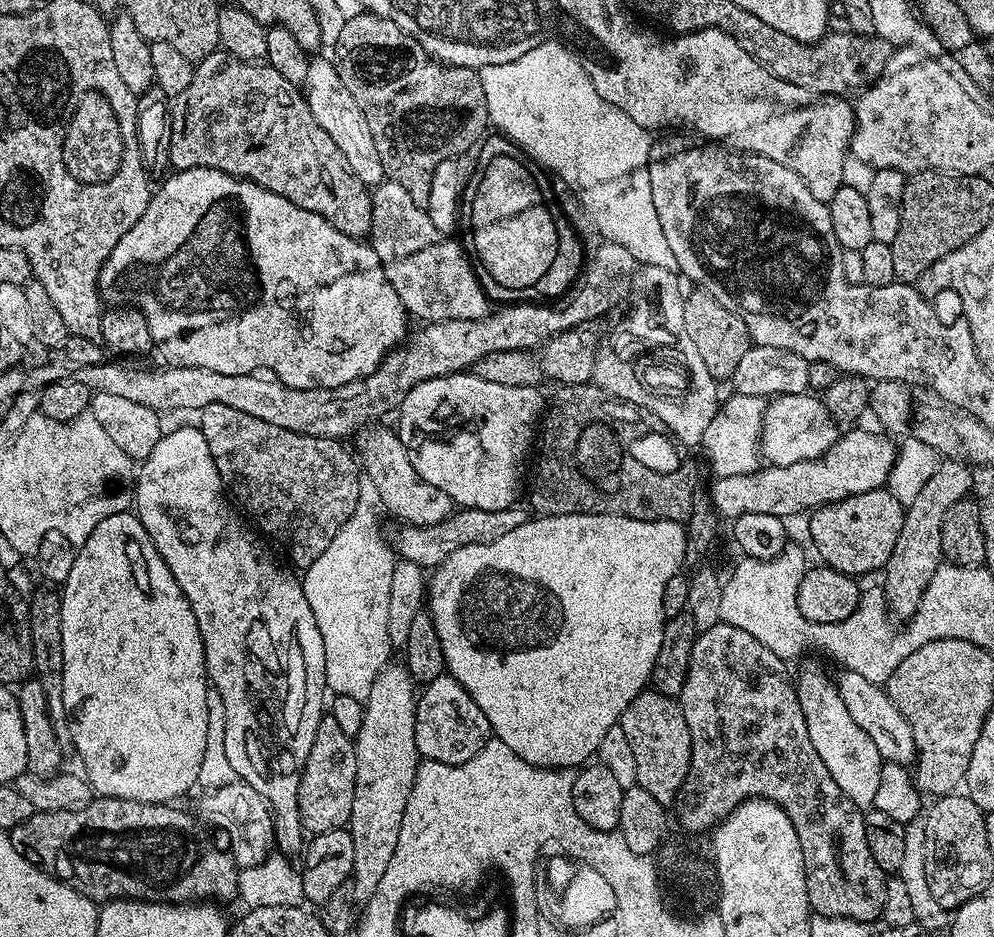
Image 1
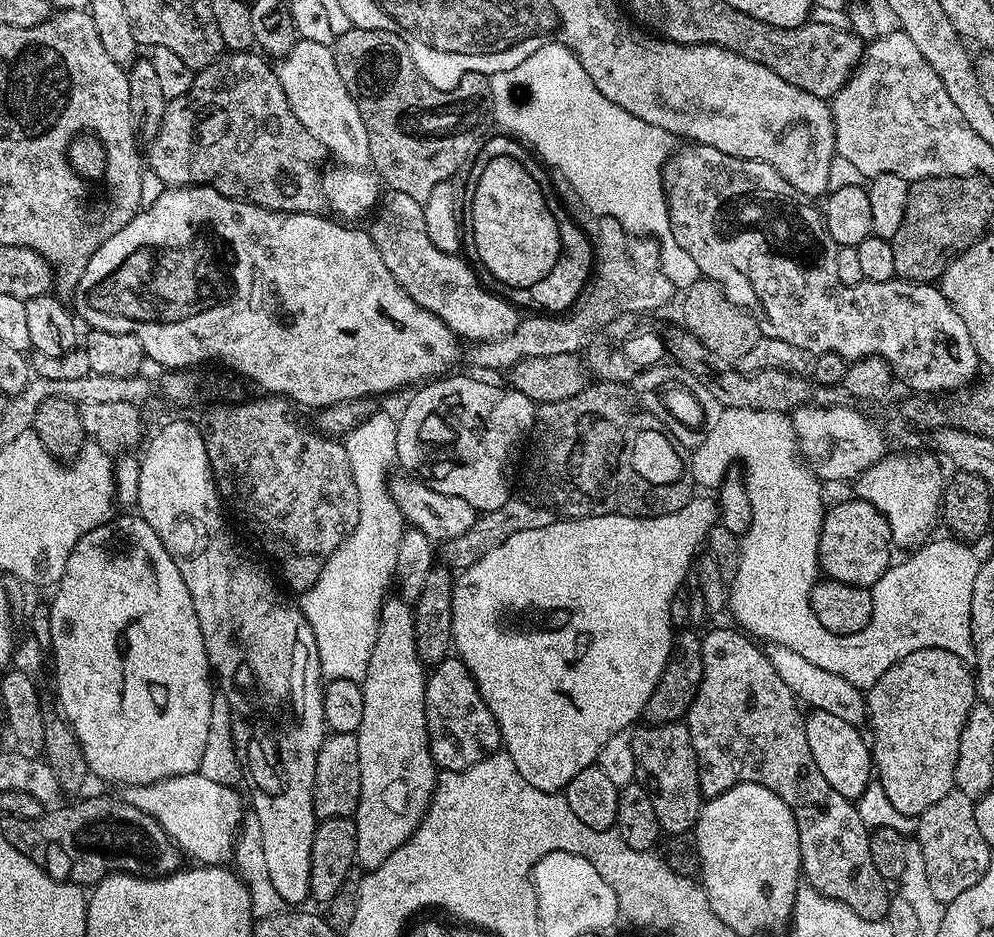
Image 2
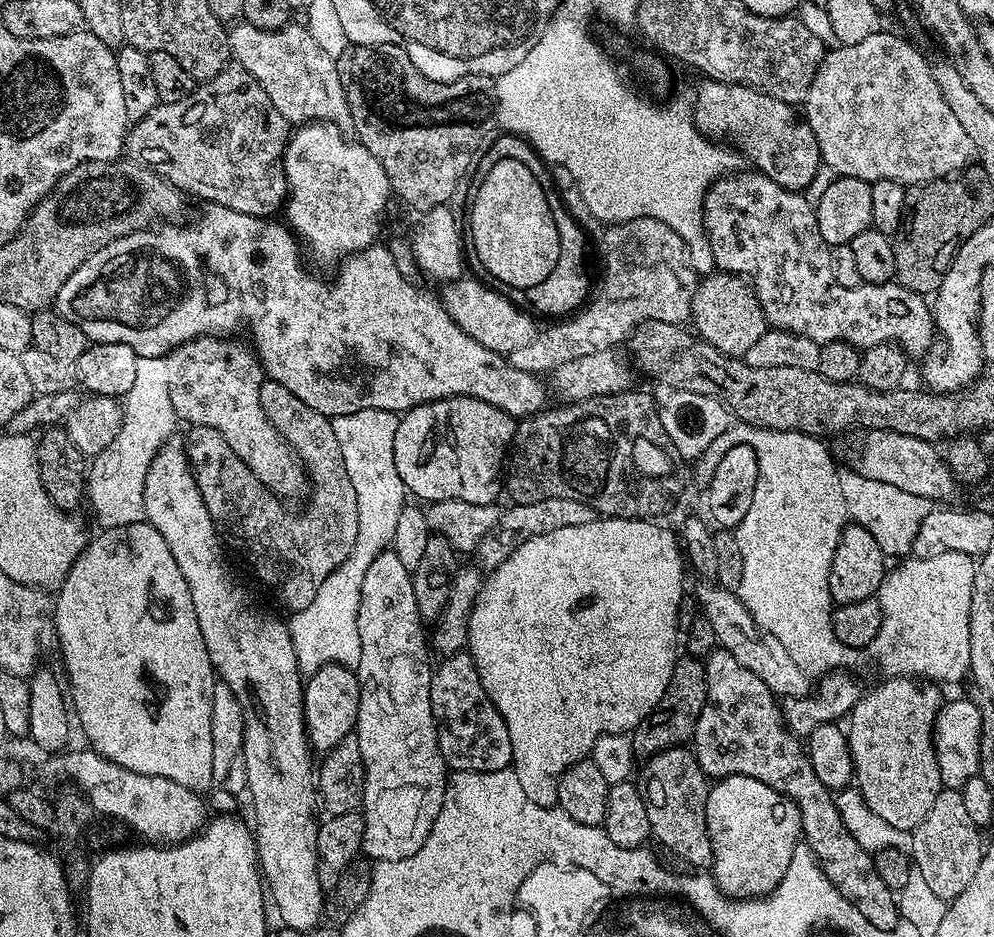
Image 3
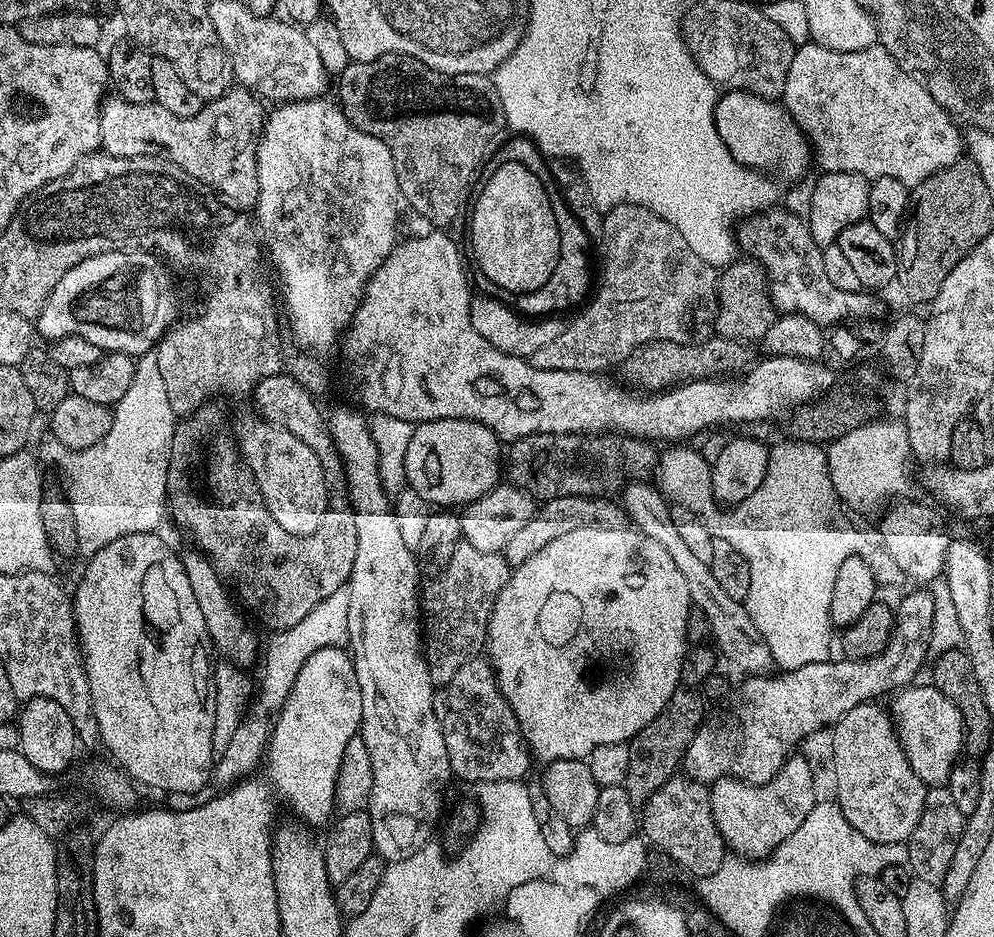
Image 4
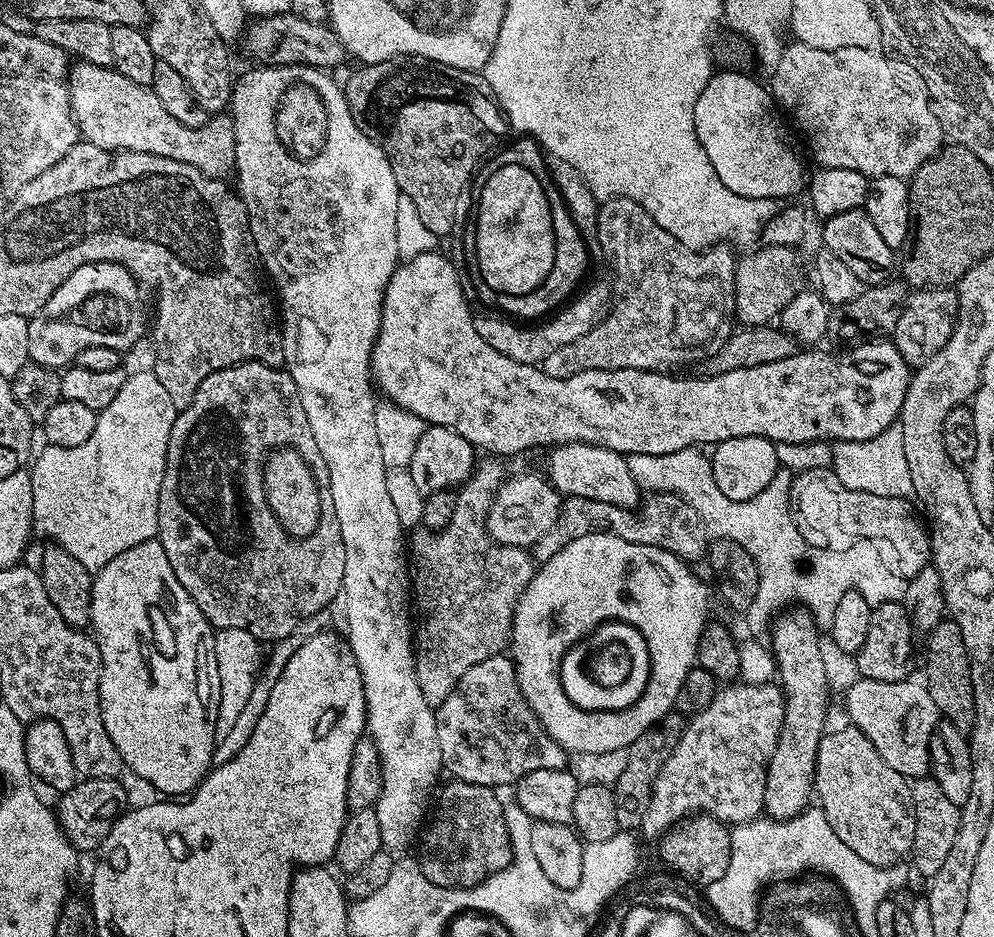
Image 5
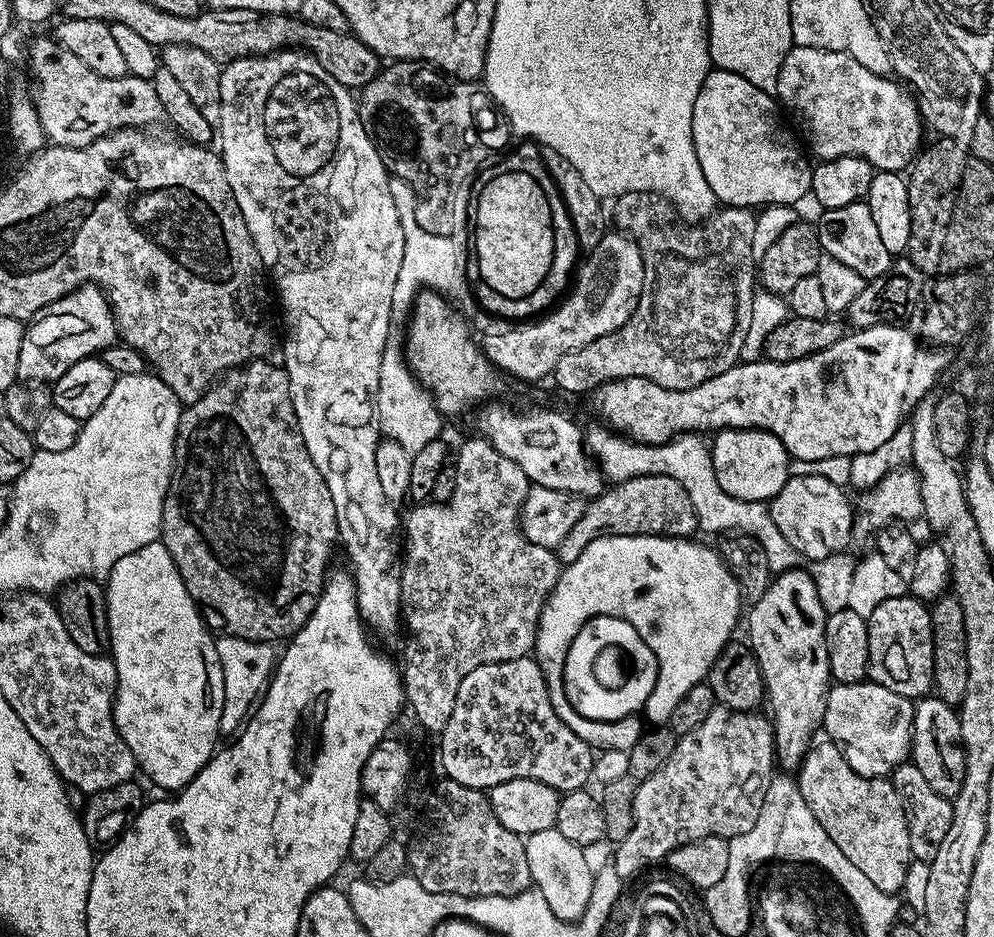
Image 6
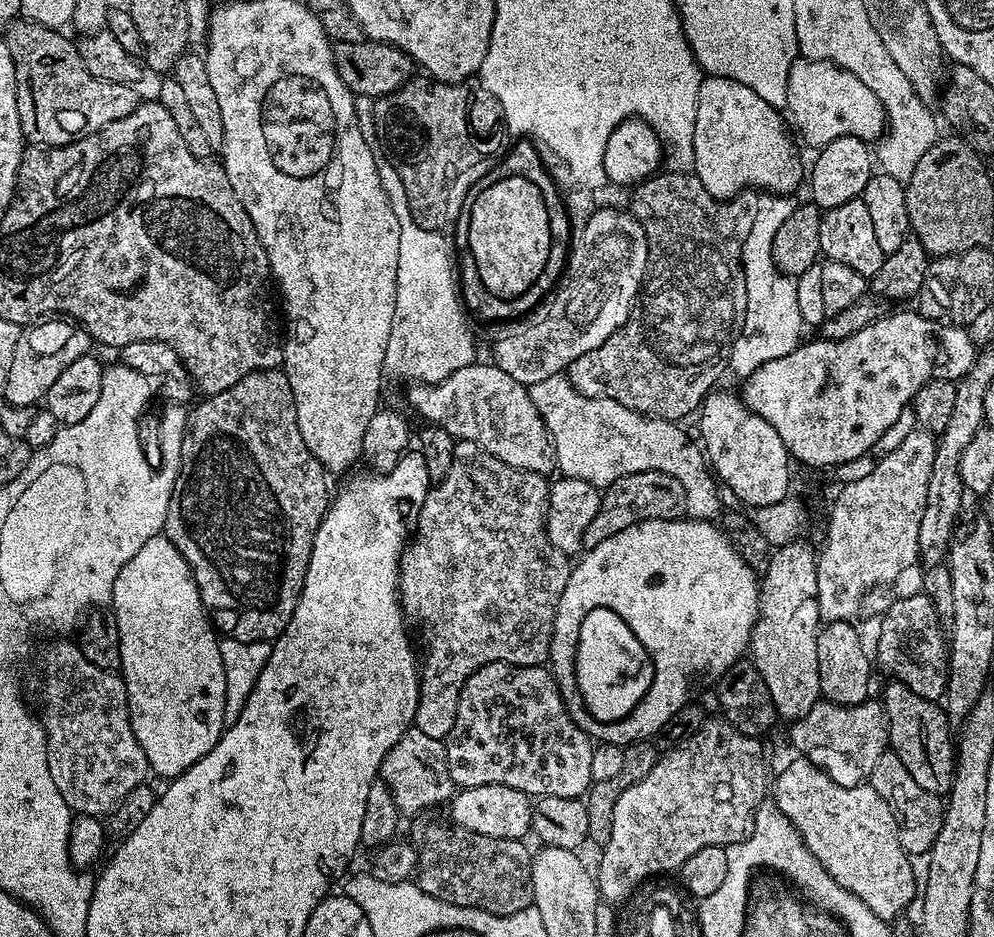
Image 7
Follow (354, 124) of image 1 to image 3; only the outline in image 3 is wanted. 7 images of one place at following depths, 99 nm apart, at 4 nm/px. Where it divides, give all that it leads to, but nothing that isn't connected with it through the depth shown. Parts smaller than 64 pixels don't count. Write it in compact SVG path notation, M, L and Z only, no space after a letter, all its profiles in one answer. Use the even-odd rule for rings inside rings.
M236 22L227 29L230 56L239 67L245 68L266 90L270 102L293 125L303 126L309 122L320 121L334 124L341 130L351 129L350 106L346 102L346 94L342 90L342 78L338 78L335 59L324 53L324 48L304 28L299 28L296 22L290 22L279 32L262 30L247 22Z

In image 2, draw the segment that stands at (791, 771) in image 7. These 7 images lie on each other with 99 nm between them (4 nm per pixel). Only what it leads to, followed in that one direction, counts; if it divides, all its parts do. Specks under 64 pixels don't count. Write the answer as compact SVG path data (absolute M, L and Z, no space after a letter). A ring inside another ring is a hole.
M927 648L926 650L914 650L914 654L906 654L906 658L902 658L894 666L890 666L890 670L886 670L886 674L882 674L882 678L878 678L878 682L874 682L874 686L867 689L866 703L868 705L868 720L872 724L872 736L870 732L870 747L872 749L872 763L874 765L875 775L880 780L880 788L884 791L884 796L888 799L888 804L896 812L901 812L904 816L912 816L918 818L926 810L930 810L930 806L934 806L934 802L938 802L938 798L946 798L946 794L953 791L956 779L954 778L954 770L958 762L958 746L962 738L962 730L968 721L968 715L972 713L973 704L977 703L978 693L976 691L976 682L973 673L966 665L960 661L961 657L957 653L950 650L942 650L941 648Z

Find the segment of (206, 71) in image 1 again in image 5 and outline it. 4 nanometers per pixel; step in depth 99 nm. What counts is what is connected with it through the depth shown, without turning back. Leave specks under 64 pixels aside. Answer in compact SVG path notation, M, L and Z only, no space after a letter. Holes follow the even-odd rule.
M83 62L73 63L67 82L72 116L76 120L79 135L87 143L105 148L107 152L145 152L162 158L174 158L174 162L186 162L186 166L194 166L202 170L204 176L213 176L215 180L224 180L233 175L236 167L236 139L231 115L213 115L205 124L197 128L182 126L182 122L176 121L162 107L162 102L158 102L151 88L143 88L138 86L138 82L130 82L130 78L122 78L122 74L118 74L111 66L103 68Z

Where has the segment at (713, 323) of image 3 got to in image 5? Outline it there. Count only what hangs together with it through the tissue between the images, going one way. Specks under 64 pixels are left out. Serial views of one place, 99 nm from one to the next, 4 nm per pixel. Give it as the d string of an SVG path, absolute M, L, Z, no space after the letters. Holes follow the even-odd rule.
M768 245L753 247L745 251L736 261L734 274L734 306L736 307L736 320L743 327L757 328L763 324L772 324L786 310L786 302L794 298L798 291L796 285L796 271L800 268L800 260L796 257L797 249L786 245Z

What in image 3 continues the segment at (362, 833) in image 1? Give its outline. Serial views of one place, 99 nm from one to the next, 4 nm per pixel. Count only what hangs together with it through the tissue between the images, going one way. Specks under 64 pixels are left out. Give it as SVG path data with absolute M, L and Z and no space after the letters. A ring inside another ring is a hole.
M385 550L370 562L370 570L366 570L366 578L362 578L362 598L358 602L358 634L362 638L362 658L355 666L356 679L360 681L360 705L356 715L356 726L354 735L358 738L358 750L362 750L362 762L364 763L364 802L362 815L364 817L364 847L363 855L369 861L397 860L398 858L410 858L418 854L422 842L430 834L434 826L434 818L438 818L438 810L442 810L444 791L448 785L450 769L444 763L440 753L440 743L436 733L436 719L430 706L430 682L432 681L433 665L428 665L429 645L426 643L425 625L418 614L418 606L414 598L414 586L412 585L412 572L406 566L402 566L402 558L391 550Z

